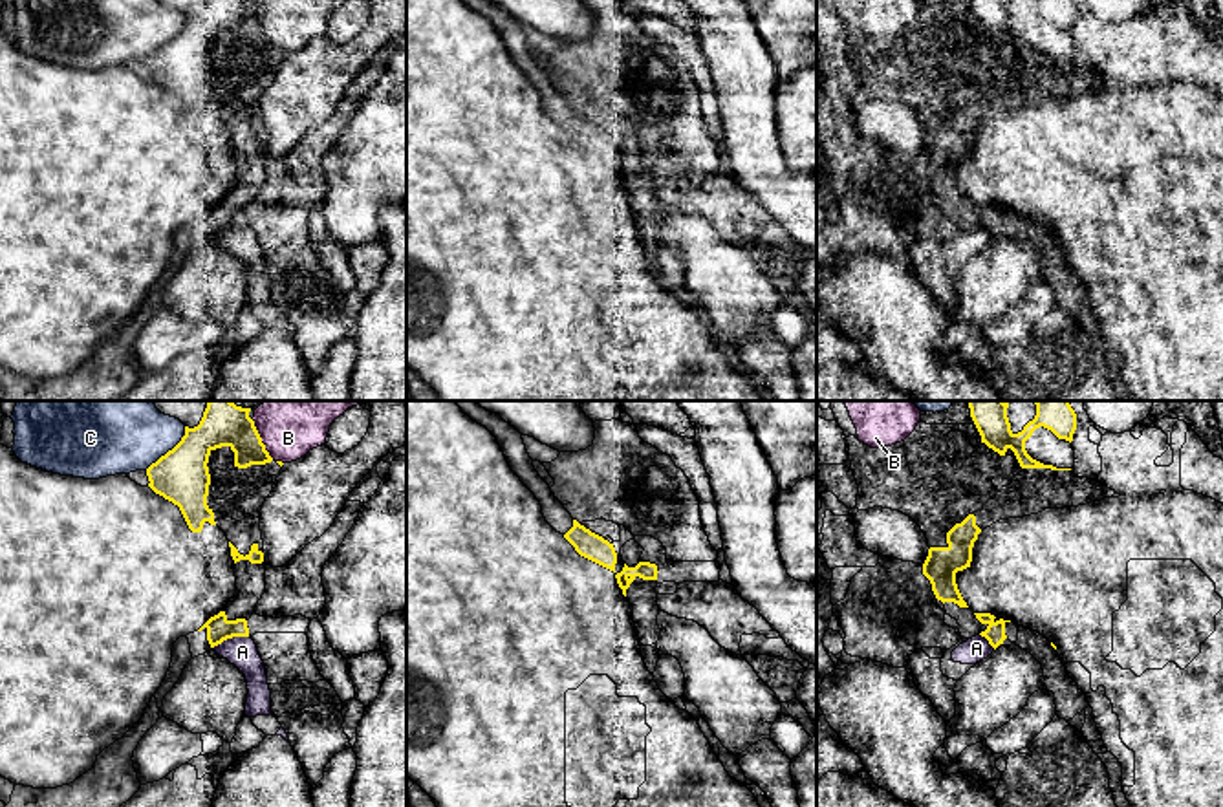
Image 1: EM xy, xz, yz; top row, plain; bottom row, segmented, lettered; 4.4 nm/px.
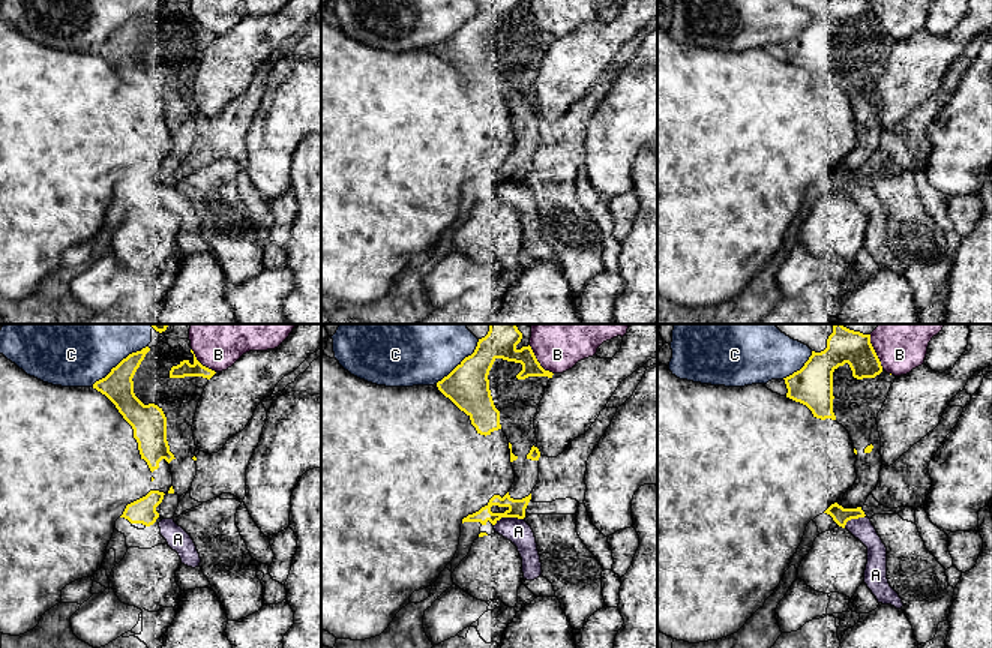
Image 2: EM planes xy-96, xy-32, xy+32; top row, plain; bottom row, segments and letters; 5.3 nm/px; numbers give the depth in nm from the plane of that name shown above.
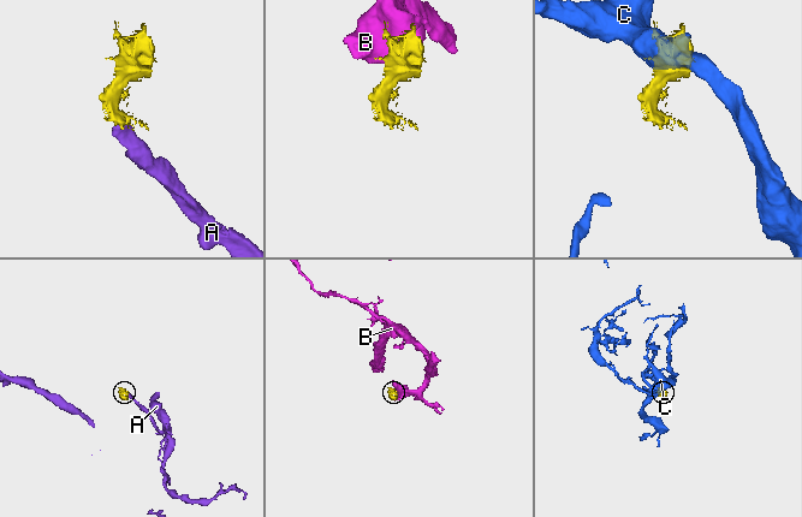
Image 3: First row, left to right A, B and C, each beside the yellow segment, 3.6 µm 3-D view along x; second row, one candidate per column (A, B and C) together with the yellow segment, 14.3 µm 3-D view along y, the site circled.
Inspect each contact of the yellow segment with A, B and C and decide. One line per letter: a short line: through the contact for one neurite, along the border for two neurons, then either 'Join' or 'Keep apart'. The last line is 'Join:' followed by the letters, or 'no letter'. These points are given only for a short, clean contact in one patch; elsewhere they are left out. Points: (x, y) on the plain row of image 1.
A: Keep apart
B: Keep apart
C: Keep apart
Join: no letter

